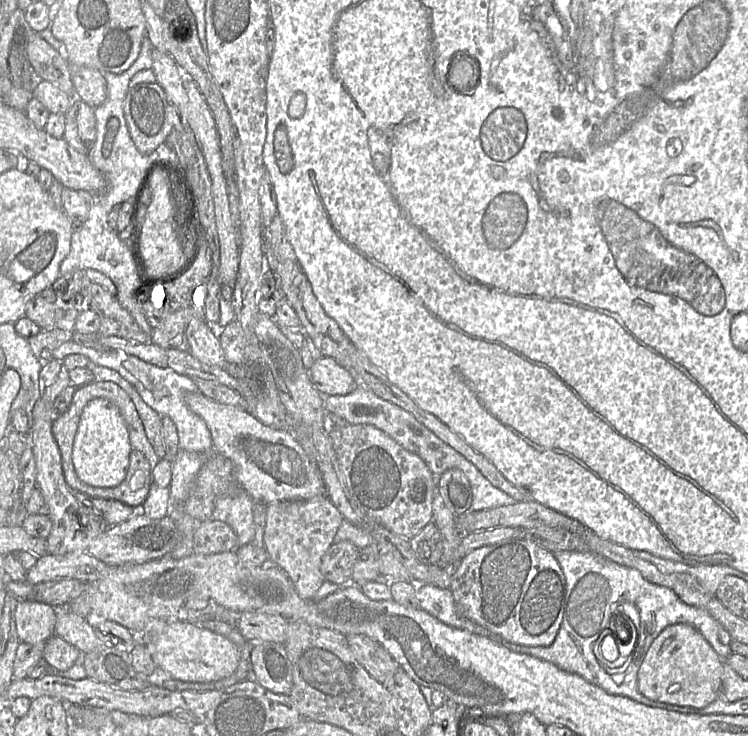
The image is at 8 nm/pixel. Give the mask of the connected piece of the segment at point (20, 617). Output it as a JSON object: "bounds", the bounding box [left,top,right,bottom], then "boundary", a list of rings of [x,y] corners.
{"bounds":[16,599,57,646],"boundary":[[[18,599],[16,629],[21,642],[44,646],[55,635],[57,608],[29,599]]]}

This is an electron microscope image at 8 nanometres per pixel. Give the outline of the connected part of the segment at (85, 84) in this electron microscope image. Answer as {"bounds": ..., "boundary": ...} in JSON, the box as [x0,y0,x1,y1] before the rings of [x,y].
{"bounds":[70,65,107,108],"boundary":[[[70,65],[70,76],[76,97],[95,108],[107,98],[107,83],[100,71],[86,66]]]}

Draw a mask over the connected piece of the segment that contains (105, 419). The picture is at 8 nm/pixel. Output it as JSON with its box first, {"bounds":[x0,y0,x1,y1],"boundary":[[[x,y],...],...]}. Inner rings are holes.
{"bounds":[72,398,131,487],"boundary":[[[104,398],[88,402],[82,411],[72,448],[72,461],[80,480],[94,487],[120,485],[128,471],[131,450],[128,429],[118,408]]]}

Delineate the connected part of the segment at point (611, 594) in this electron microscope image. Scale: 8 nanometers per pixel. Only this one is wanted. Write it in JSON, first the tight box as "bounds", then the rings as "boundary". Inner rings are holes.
{"bounds":[497,551,732,708],"boundary":[[[558,551],[553,554],[566,581],[563,620],[558,634],[549,646],[530,647],[497,639],[510,650],[551,662],[566,672],[581,676],[609,694],[621,695],[650,707],[661,708],[665,708],[665,703],[651,700],[639,692],[638,670],[652,642],[666,627],[677,623],[689,624],[704,636],[720,658],[726,659],[732,653],[730,646],[724,645],[719,639],[720,623],[706,610],[686,604],[672,589],[649,582],[638,570],[619,565],[591,551]],[[624,601],[631,602],[638,610],[640,627],[637,631],[638,636],[634,649],[626,659],[624,666],[618,672],[615,669],[610,671],[606,670],[597,660],[593,645],[607,630],[617,638],[618,643],[630,641],[632,628],[629,622],[627,622],[629,625],[627,637],[618,638],[618,628],[626,630],[621,623],[623,618],[620,615],[618,618],[620,620],[616,621],[617,610]]]}

